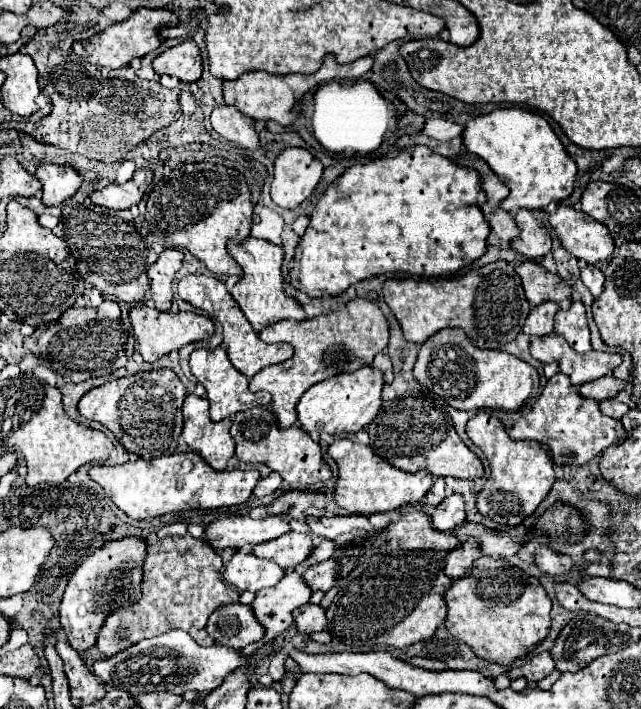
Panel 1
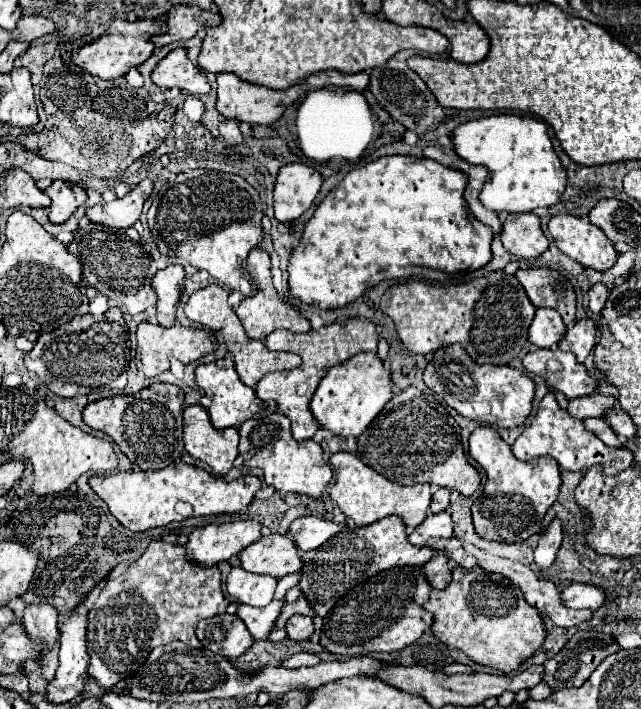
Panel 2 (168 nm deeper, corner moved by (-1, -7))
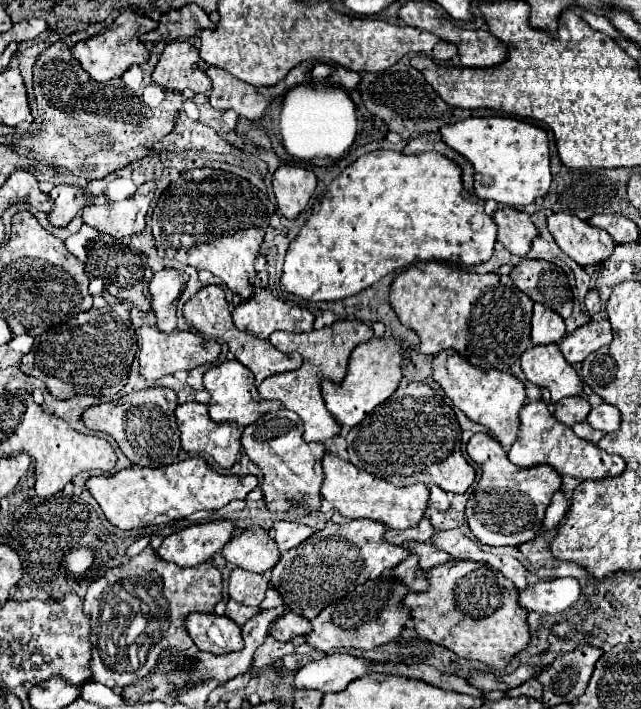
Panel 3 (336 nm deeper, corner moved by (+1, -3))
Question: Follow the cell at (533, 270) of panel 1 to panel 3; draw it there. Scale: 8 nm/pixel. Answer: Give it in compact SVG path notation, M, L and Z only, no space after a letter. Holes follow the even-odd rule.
M523 260L511 270L513 284L533 302L541 302L563 318L571 316L573 296L565 272L547 260Z

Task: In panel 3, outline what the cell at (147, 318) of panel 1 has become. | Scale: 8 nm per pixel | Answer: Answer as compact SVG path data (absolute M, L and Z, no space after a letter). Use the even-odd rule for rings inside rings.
M155 326L141 328L141 350L139 350L139 368L147 380L159 380L167 374L175 374L179 370L193 370L203 364L211 364L219 358L221 346L213 340L213 348L209 348L209 340L197 336L189 330L175 330L171 334L163 334Z

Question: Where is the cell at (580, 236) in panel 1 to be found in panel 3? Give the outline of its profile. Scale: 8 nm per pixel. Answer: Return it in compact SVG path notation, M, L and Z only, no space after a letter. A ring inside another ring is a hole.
M551 214L547 218L547 230L557 246L579 266L601 264L615 248L613 238L605 230L597 230L573 214Z

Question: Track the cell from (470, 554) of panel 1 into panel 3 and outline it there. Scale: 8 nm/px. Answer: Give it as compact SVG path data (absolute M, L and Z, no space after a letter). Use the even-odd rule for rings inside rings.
M409 554L407 560L399 562L393 570L391 576L397 578L401 584L405 584L411 592L425 592L425 572L417 568L417 556Z

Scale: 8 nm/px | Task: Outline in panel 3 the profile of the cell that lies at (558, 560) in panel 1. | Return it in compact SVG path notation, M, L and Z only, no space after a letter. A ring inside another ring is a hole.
M557 490L557 492L553 494L553 500L551 500L547 512L545 512L543 528L545 528L545 530L557 528L557 526L561 524L561 520L565 518L569 506L571 506L571 502L569 502L569 498L565 496L565 492L563 492L563 490Z

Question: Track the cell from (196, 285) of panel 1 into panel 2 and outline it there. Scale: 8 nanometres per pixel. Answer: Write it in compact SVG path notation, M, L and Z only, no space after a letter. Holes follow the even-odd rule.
M211 284L207 288L201 288L197 292L193 292L185 304L185 316L193 322L199 322L203 324L205 328L209 330L217 330L221 332L225 344L227 344L227 350L233 354L233 360L235 360L235 368L237 368L237 374L241 378L243 384L247 386L255 386L265 374L269 372L275 372L275 370L291 370L295 366L301 364L301 358L297 354L291 354L291 352L271 352L265 348L265 344L261 340L253 340L245 334L245 328L241 324L241 320L237 318L237 314L233 312L233 308L227 304L227 296L229 292L217 284Z

